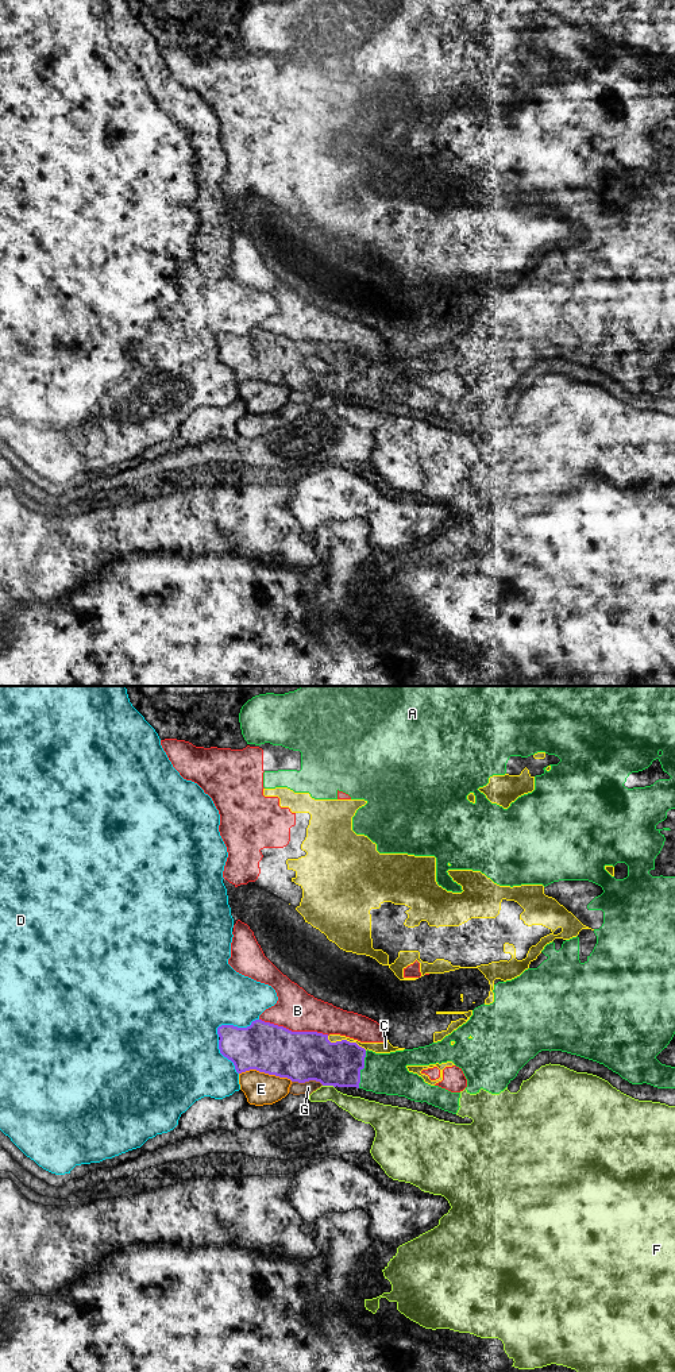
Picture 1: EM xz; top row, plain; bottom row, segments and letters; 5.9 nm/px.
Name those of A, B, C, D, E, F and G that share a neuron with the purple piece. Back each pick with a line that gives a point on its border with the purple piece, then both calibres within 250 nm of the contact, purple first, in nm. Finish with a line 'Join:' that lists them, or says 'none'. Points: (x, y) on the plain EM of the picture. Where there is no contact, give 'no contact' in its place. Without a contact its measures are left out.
A: xz (362, 377) | 260/240 nm
Join: A

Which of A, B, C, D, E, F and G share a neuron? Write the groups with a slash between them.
A / B C / D / E / F / G

